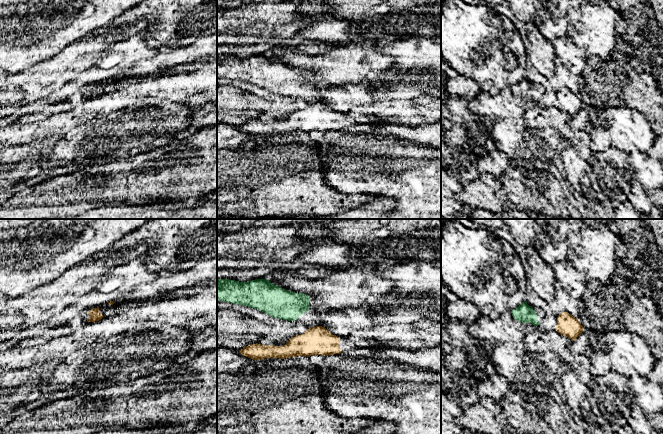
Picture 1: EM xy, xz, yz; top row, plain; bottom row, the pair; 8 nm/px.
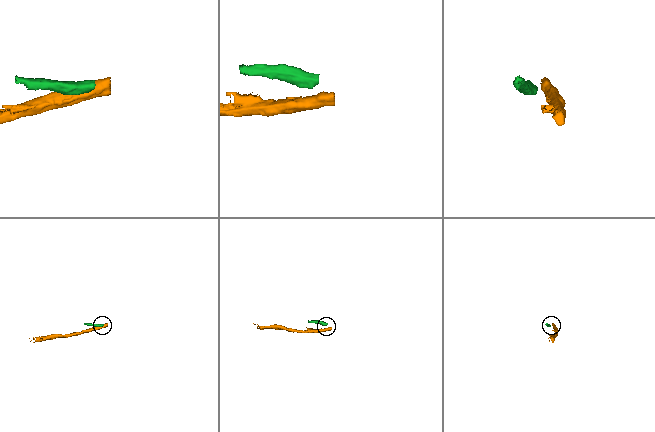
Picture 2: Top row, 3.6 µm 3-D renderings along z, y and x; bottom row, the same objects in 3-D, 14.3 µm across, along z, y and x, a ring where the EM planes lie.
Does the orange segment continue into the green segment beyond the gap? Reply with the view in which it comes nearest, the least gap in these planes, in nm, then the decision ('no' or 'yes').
xz | 120 nm | no

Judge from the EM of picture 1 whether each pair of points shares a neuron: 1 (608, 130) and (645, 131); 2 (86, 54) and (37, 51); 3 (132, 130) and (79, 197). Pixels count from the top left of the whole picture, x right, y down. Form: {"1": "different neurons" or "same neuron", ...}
{"1": "same neuron", "2": "different neurons", "3": "different neurons"}

